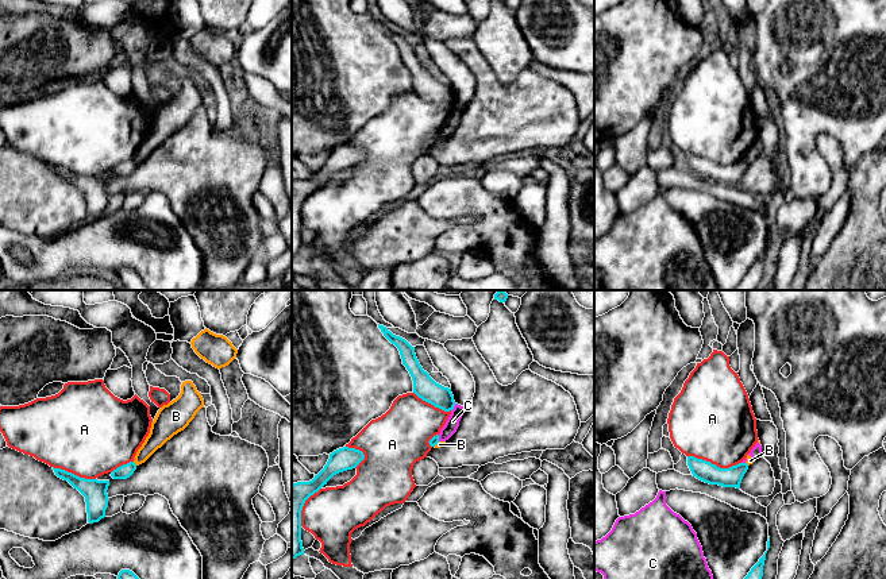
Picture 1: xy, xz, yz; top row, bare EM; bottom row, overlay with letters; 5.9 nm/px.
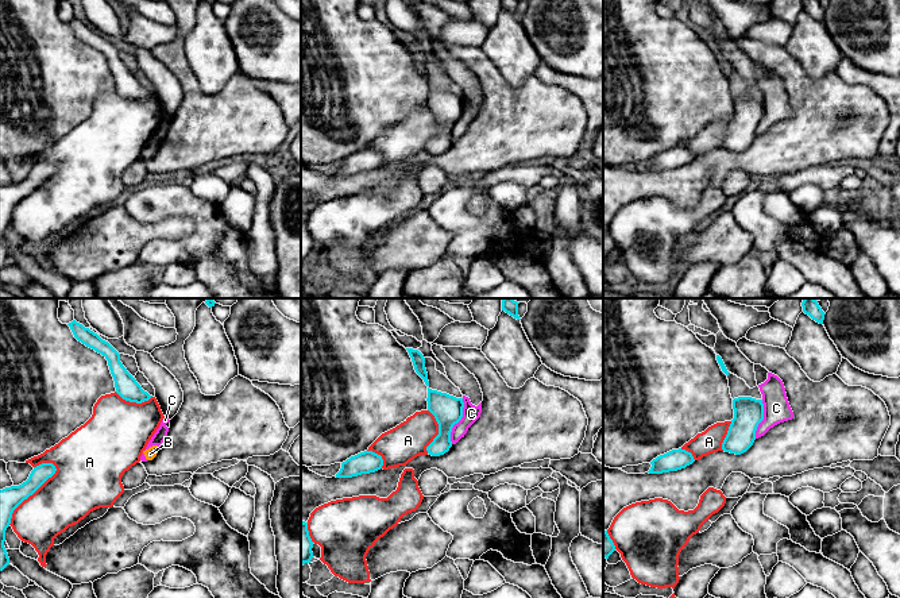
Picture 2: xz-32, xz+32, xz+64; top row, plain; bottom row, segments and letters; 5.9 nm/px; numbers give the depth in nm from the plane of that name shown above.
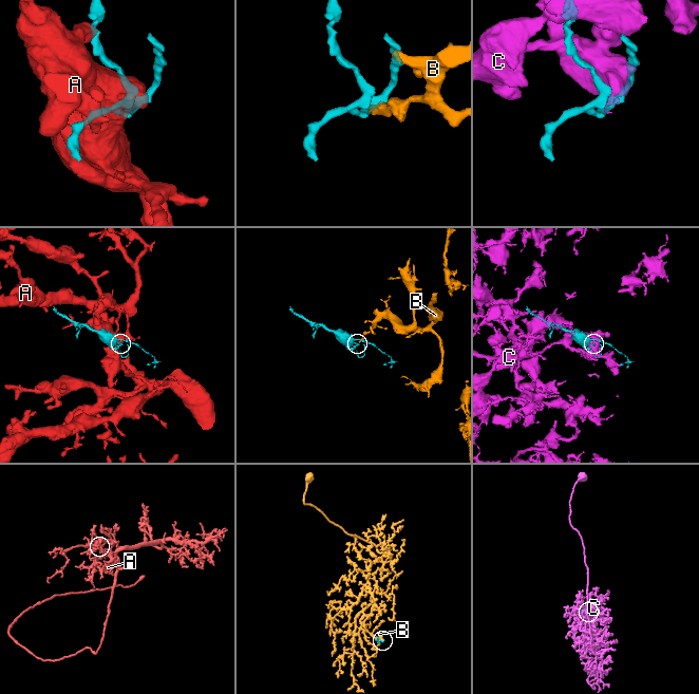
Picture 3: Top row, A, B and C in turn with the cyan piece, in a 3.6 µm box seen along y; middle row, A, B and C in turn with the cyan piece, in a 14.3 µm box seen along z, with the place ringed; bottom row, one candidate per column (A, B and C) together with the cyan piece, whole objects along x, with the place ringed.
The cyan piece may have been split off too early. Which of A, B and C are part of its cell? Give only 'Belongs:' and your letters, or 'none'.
Belongs: none

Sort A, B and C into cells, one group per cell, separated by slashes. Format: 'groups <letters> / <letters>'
groups A / B / C

